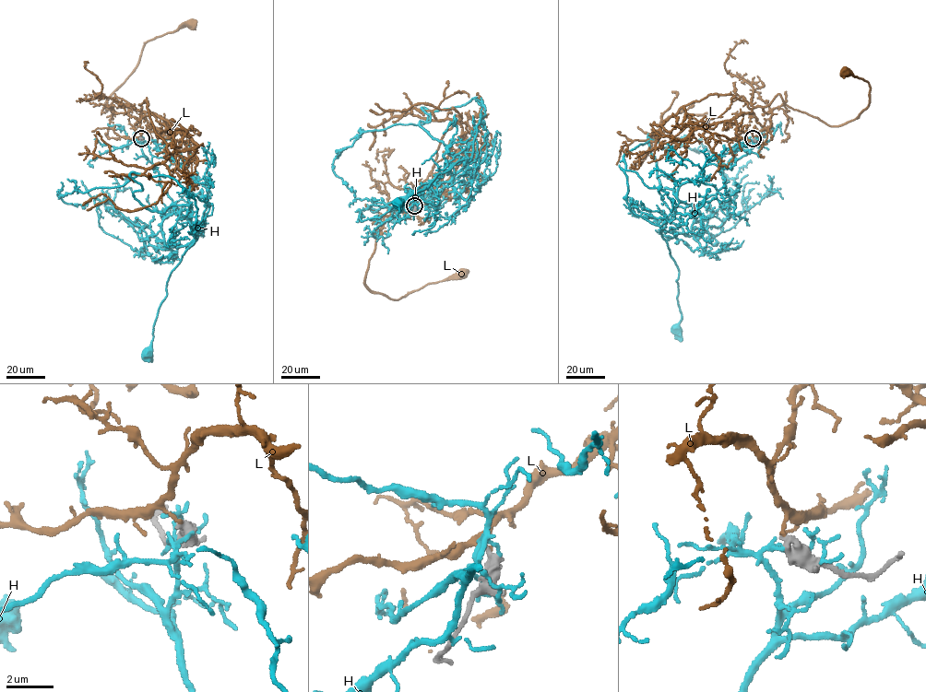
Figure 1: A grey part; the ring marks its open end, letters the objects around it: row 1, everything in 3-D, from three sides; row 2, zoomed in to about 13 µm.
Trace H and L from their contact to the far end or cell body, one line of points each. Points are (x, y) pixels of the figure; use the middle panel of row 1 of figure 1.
H: (415, 206), (432, 191), (431, 198), (439, 193), (468, 166), (468, 158), (437, 174), (405, 205), (396, 203)
L: (414, 206), (445, 190), (443, 184), (391, 211), (369, 260), (365, 287), (397, 300), (462, 273)

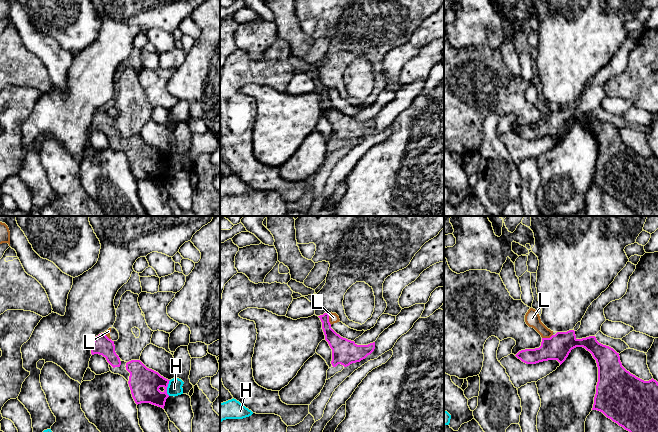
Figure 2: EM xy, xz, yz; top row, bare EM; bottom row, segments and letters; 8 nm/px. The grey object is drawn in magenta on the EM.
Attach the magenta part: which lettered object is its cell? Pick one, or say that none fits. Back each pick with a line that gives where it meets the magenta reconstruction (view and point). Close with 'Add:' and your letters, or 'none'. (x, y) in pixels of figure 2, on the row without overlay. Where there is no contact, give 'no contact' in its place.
Add: none

